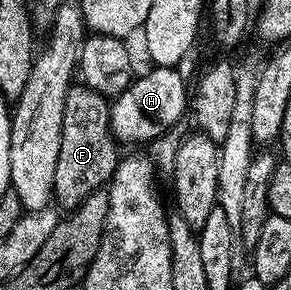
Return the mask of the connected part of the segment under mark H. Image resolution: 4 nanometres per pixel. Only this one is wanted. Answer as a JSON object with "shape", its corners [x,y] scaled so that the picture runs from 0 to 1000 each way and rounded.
{"shape":[[[540,231],[471,262],[440,307],[395,331],[378,366],[378,452],[416,497],[495,493],[574,462],[653,362],[653,314],[608,234]]]}

